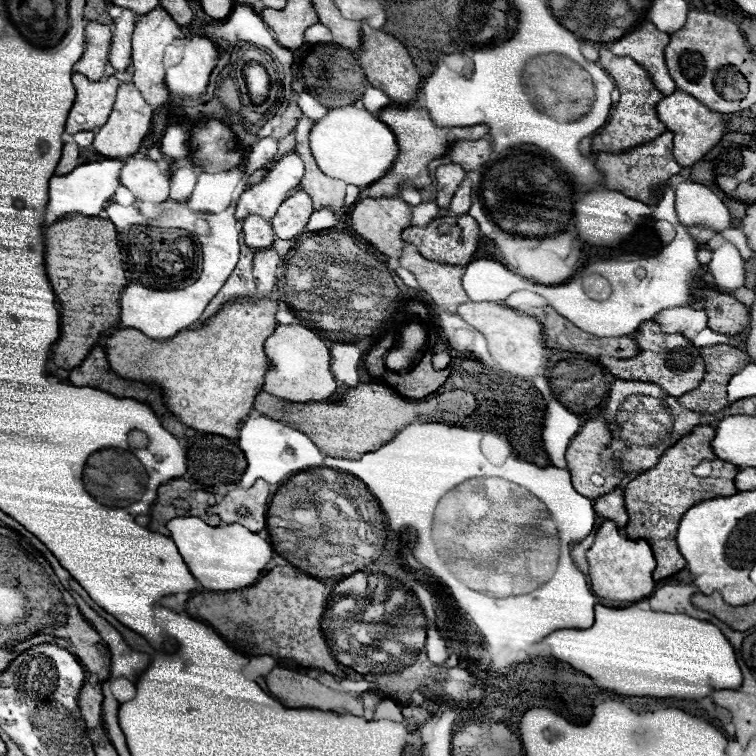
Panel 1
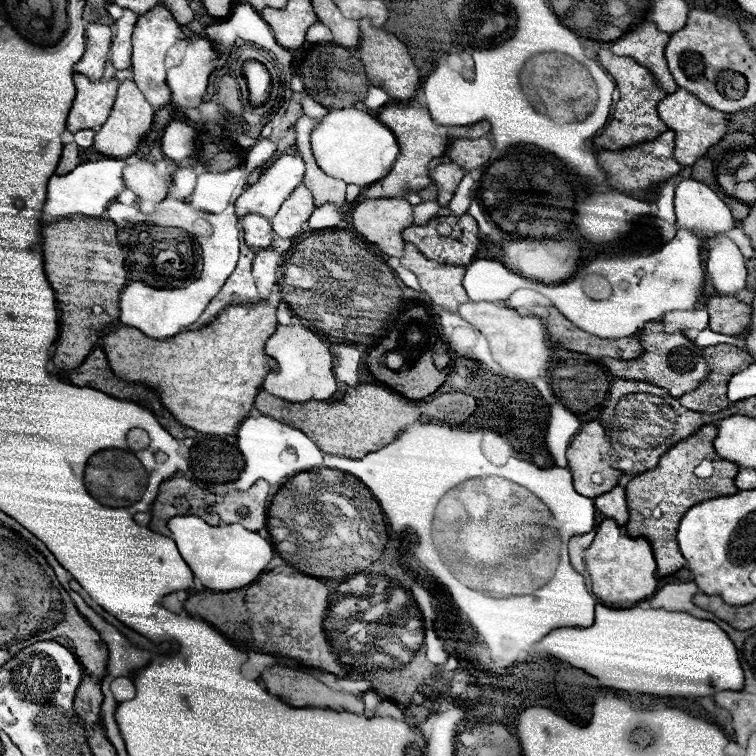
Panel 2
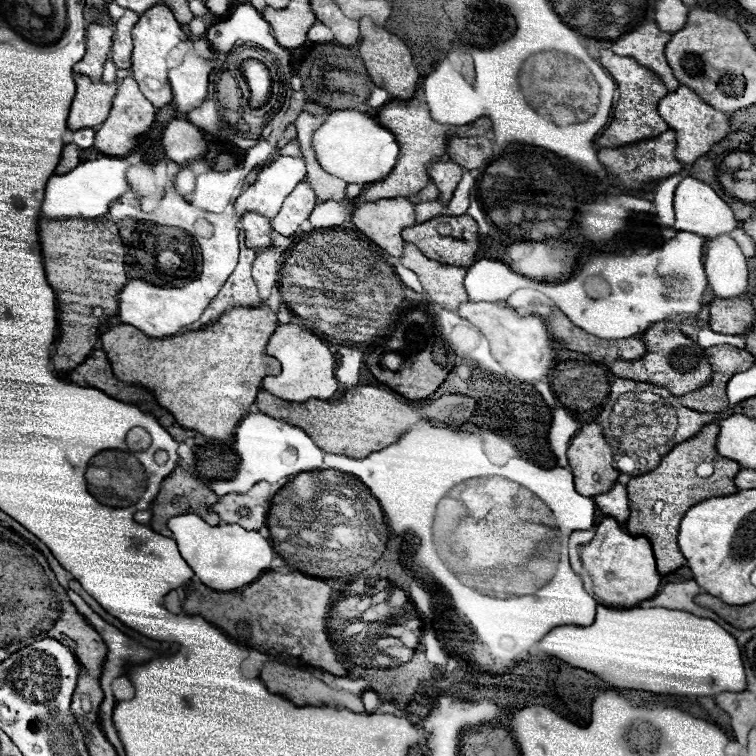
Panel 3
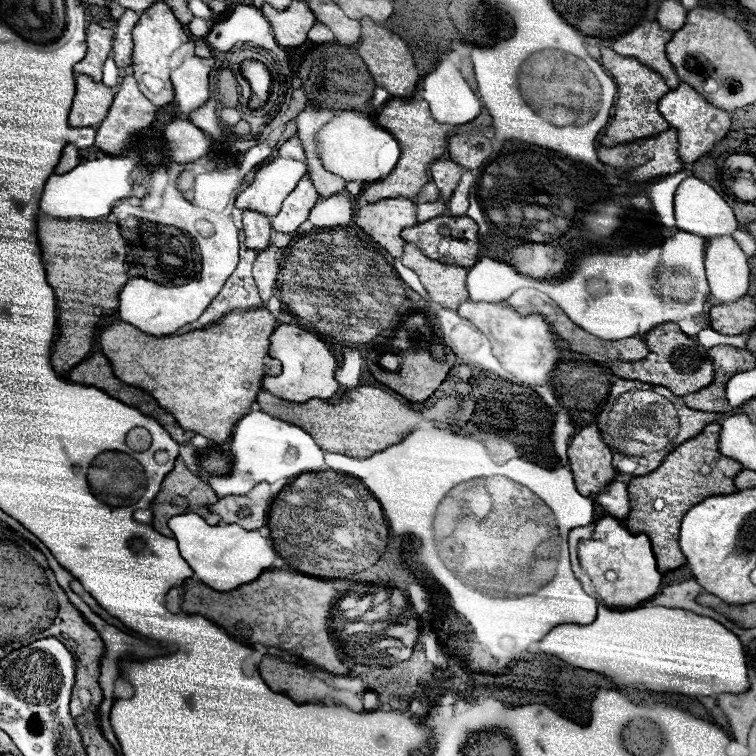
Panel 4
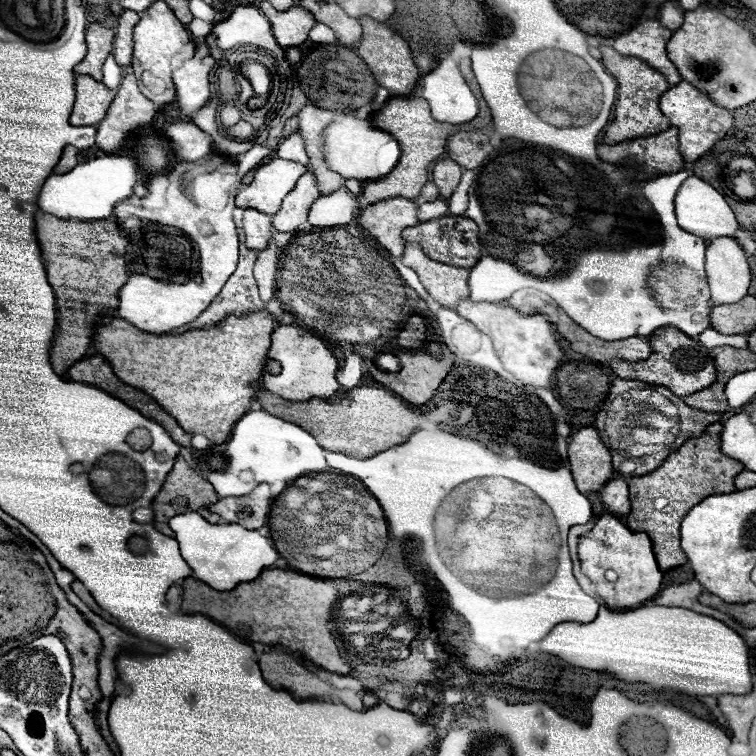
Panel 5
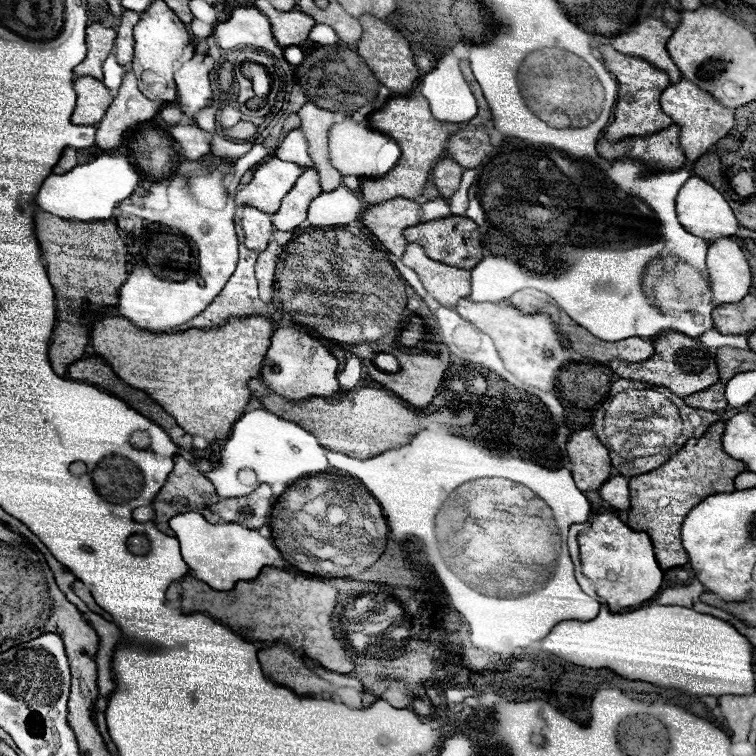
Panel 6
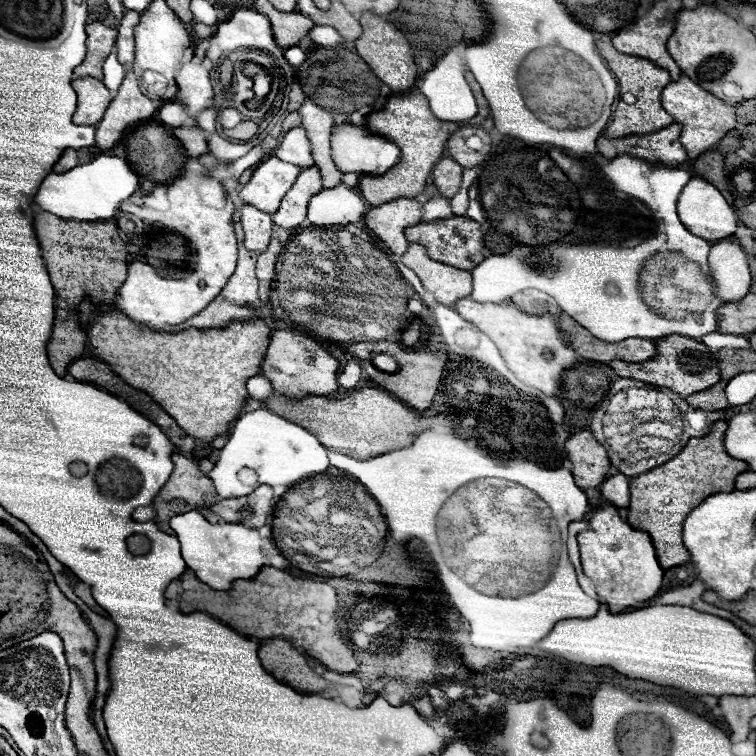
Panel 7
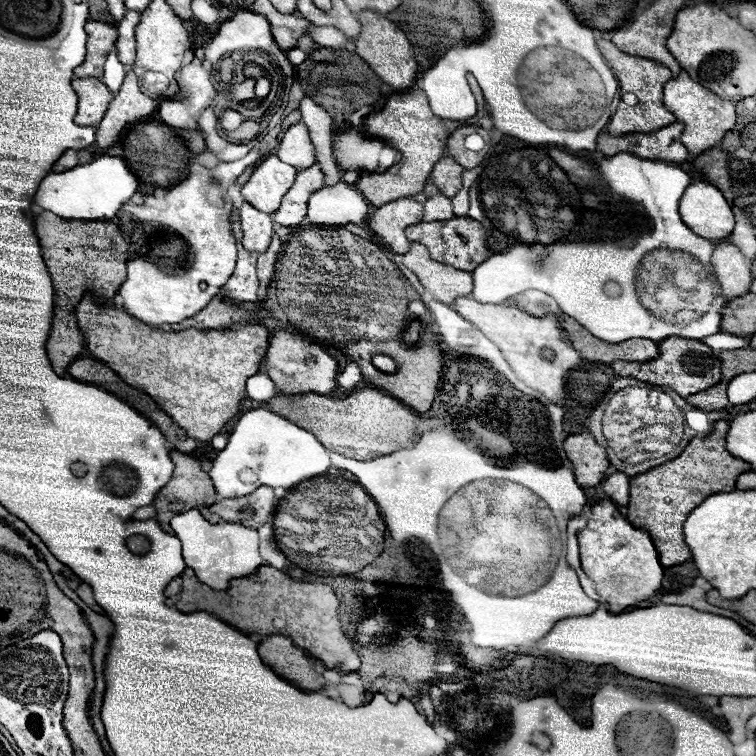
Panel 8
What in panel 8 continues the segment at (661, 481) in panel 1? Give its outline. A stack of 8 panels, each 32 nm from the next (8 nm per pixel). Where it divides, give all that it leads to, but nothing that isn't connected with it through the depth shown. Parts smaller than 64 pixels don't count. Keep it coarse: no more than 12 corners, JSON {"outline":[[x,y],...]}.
{"outline":[[730,422],[630,480],[628,520],[662,566],[692,558],[682,530],[708,496],[736,490],[748,462]]}

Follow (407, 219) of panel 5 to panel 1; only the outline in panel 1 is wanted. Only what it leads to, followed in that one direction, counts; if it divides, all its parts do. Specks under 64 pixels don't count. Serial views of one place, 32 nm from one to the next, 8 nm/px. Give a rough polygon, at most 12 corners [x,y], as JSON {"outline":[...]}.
{"outline":[[364,198],[352,228],[382,254],[400,258],[412,206]]}

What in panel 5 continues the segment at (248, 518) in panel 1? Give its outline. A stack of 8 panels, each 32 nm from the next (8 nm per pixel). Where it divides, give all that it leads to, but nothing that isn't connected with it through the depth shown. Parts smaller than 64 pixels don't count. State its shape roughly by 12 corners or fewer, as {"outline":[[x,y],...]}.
{"outline":[[268,484],[210,506],[228,524],[258,530],[268,522]]}

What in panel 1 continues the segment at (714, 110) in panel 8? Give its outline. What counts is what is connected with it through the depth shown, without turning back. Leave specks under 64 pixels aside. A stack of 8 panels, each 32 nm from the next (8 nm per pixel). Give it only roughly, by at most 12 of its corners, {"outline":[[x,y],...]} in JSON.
{"outline":[[676,90],[656,106],[674,160],[692,166],[724,136],[720,112]]}

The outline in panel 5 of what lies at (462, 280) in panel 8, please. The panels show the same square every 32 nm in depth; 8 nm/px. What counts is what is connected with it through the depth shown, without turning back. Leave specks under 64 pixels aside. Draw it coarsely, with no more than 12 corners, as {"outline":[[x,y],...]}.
{"outline":[[414,242],[402,262],[428,294],[456,308],[468,298],[470,272],[430,260]]}

